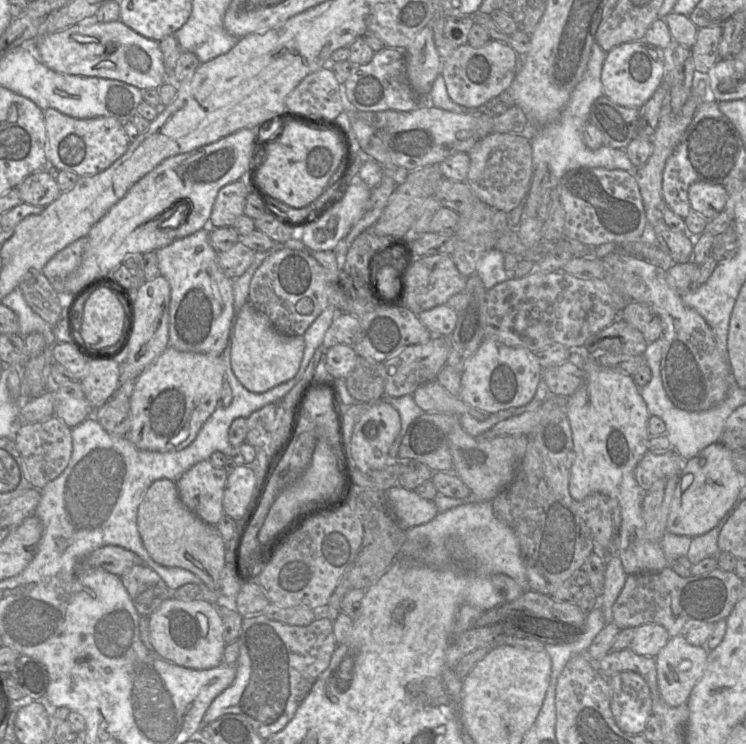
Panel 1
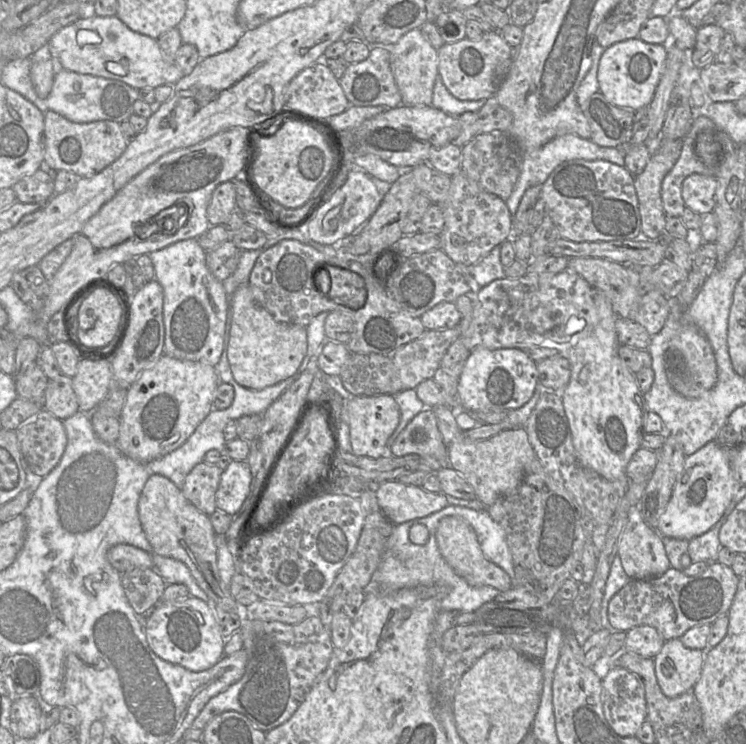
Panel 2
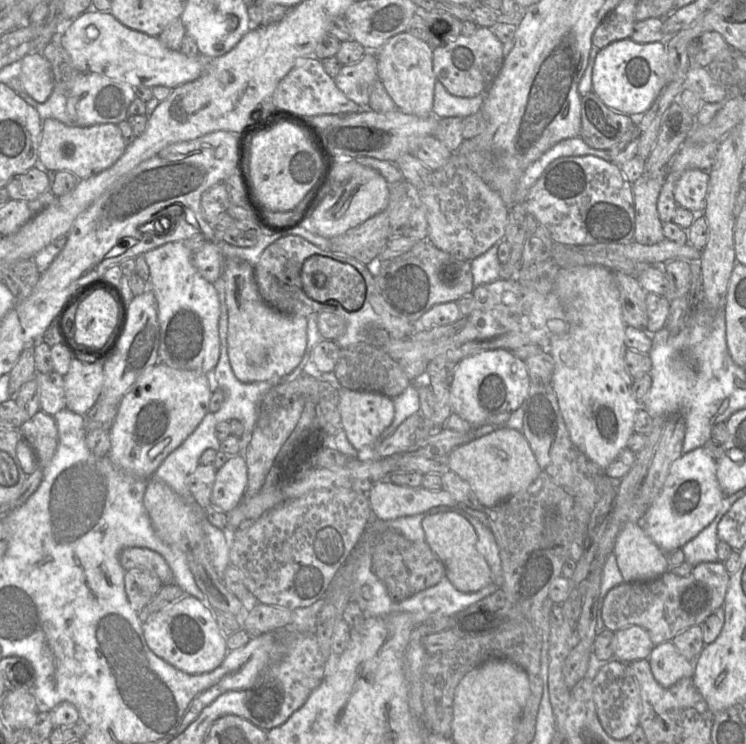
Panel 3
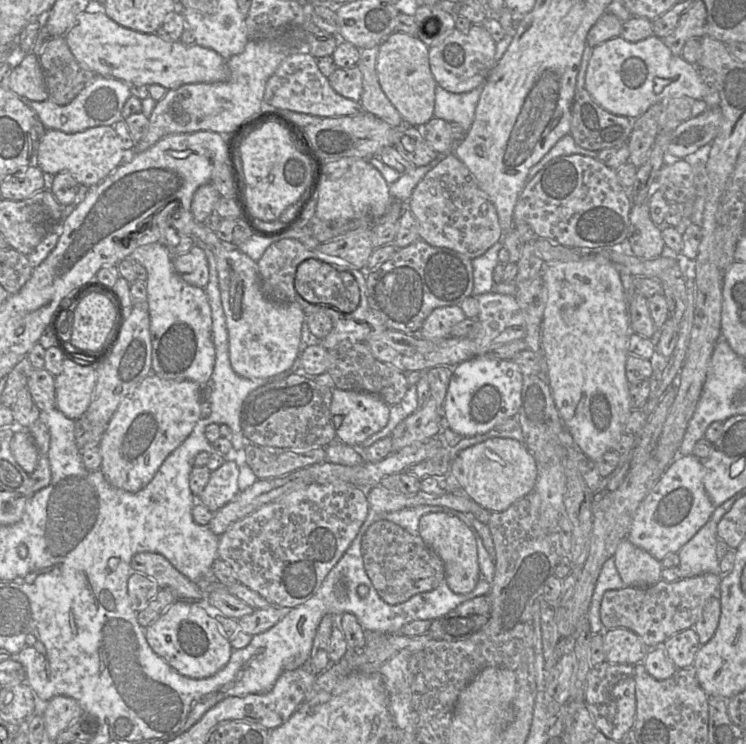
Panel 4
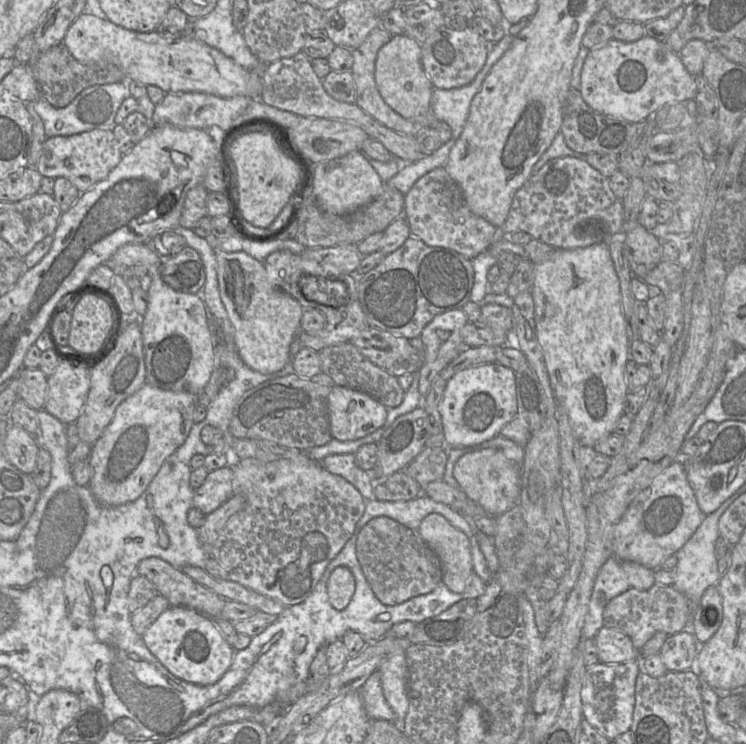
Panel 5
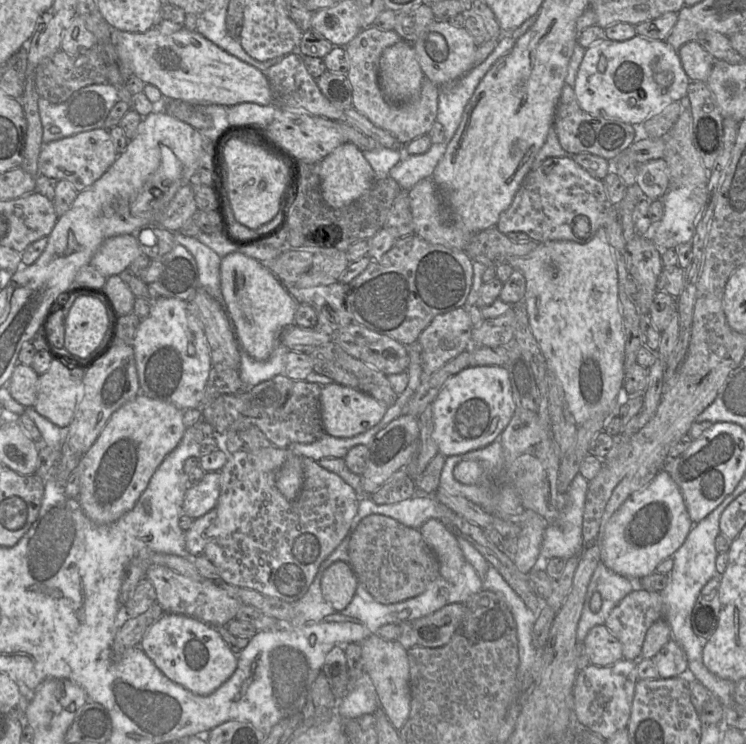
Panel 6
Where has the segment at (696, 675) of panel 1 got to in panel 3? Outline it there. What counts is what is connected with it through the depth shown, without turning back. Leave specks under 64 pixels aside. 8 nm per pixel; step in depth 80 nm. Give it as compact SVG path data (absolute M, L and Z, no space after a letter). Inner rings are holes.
M671 641L655 646L648 660L655 680L664 688L673 686L682 678L694 676L694 661L690 661L681 655Z

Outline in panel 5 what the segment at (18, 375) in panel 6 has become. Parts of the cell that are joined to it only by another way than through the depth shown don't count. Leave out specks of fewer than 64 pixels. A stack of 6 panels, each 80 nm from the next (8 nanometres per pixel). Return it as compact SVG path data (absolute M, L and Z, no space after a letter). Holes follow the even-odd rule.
M22 368L19 372L19 398L36 411L44 409L48 377L39 369Z

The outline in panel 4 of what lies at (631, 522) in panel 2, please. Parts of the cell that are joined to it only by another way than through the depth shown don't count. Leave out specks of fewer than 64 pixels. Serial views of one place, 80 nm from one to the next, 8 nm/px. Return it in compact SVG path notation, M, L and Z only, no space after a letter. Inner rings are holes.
M627 538L614 554L616 568L626 586L648 587L662 580L662 564L651 554L636 547Z

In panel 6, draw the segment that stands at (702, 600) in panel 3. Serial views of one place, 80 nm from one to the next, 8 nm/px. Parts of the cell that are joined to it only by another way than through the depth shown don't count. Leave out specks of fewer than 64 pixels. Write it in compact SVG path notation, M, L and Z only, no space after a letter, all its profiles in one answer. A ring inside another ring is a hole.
M633 590L626 595L609 613L604 625L622 644L623 659L637 661L641 658L642 646L648 629L659 619L663 619L663 600L659 592Z

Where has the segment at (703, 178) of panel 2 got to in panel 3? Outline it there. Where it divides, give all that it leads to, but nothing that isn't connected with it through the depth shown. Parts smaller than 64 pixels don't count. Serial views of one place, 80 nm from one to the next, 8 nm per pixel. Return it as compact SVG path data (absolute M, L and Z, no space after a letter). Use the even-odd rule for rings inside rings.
M689 169L675 184L674 198L679 206L694 213L703 213L709 184L709 172Z

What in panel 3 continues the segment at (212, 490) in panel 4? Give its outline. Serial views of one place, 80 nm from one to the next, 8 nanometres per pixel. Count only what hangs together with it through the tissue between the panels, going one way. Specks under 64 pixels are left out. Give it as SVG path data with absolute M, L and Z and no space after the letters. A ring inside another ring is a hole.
M230 456L225 465L218 469L211 494L211 504L222 512L229 512L239 505L248 484L246 460Z

